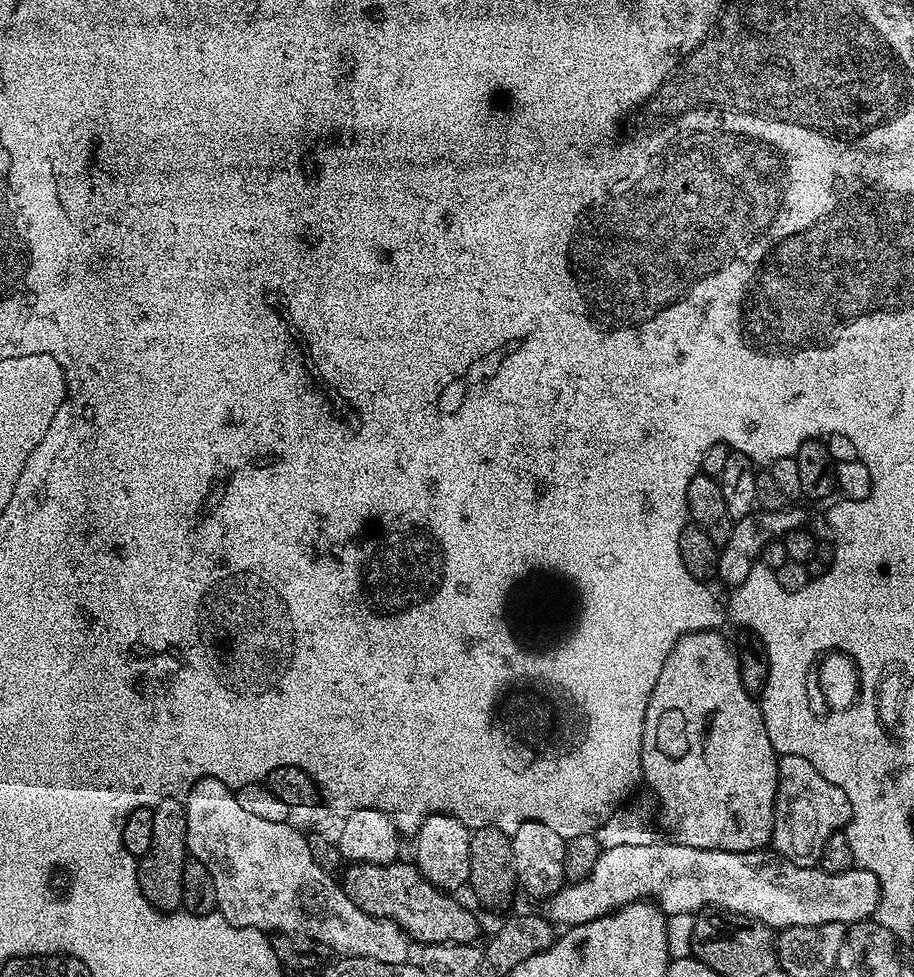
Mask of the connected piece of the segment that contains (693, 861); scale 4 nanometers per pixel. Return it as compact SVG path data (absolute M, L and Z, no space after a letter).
M657 842L654 844L647 844L646 846L614 846L613 848L606 848L601 851L598 862L594 862L594 870L590 870L590 874L586 878L565 883L564 887L559 888L553 896L547 897L547 899L543 901L544 908L542 908L542 915L554 926L585 924L586 922L594 922L603 916L609 916L610 913L617 912L619 908L624 908L628 904L634 904L638 900L647 900L655 904L656 907L664 913L665 917L686 913L699 914L705 910L719 910L722 912L733 912L734 914L746 914L750 918L761 920L764 925L773 930L789 928L790 926L822 926L826 922L838 922L845 926L851 926L860 920L875 917L876 907L880 905L880 883L874 874L870 874L870 870L866 870L859 866L853 866L846 872L825 872L824 869L819 866L815 868L803 868L772 850L761 850L759 852L727 852L726 850L695 848L694 846L686 846L685 844L677 844L675 842L669 842L669 844Z

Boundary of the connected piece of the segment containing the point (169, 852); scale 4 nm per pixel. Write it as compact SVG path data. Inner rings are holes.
M165 798L154 805L152 817L154 831L150 834L150 850L146 850L146 854L139 857L136 866L138 886L155 908L159 908L163 913L171 912L179 909L184 903L182 870L185 862L190 859L186 842L186 810L179 799Z

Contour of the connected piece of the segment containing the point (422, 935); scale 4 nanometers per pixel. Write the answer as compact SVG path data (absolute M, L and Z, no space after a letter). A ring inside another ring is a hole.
M349 863L342 872L342 887L358 910L394 922L408 935L409 941L416 943L417 940L417 945L476 944L479 941L479 918L466 905L459 904L455 895L435 888L415 863Z

